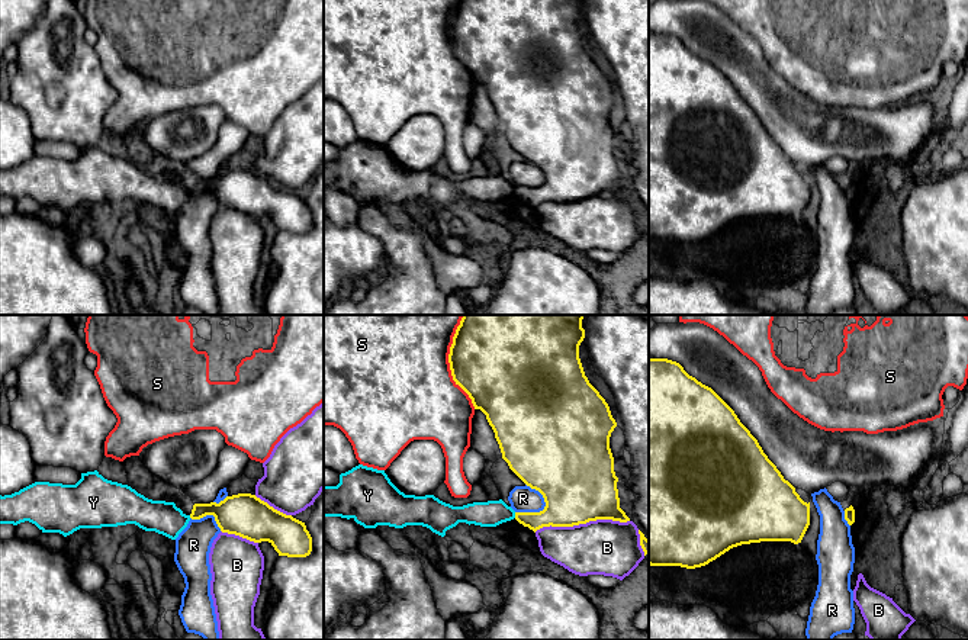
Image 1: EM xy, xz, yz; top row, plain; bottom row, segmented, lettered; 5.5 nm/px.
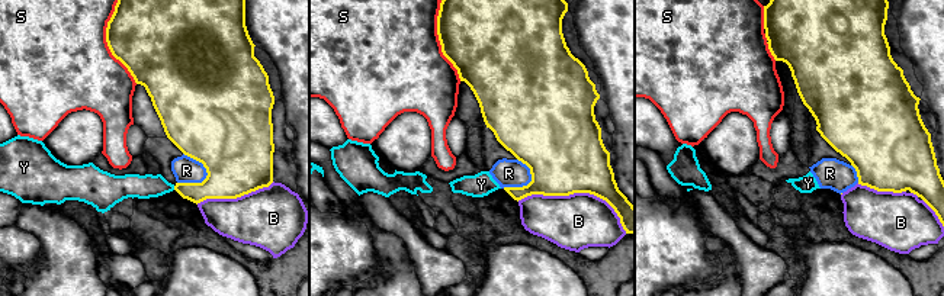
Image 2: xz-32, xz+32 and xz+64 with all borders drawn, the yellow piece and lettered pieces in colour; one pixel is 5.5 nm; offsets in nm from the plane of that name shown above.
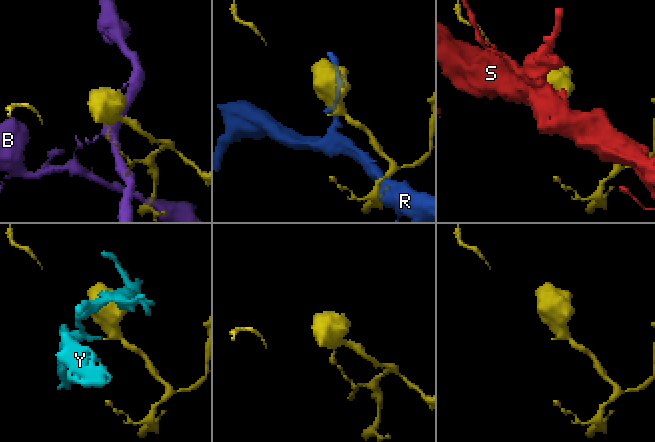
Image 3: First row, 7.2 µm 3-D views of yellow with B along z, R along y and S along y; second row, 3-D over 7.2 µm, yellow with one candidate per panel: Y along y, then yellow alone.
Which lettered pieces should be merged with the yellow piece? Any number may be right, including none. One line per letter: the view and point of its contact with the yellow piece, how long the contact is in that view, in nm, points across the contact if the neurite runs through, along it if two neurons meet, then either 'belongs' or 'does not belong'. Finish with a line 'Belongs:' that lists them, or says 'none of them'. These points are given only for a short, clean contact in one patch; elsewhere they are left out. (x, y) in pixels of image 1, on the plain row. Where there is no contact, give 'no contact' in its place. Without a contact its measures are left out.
B: xz (581, 198) | 550 nm | does not belong
R: xz (542, 169) | 190 nm | does not belong
S: xz (450, 42) | 480 nm | does not belong
Y: xz (515, 190) | 30 nm | along xz (514, 187), (515, 192) | does not belong
Belongs: none of them

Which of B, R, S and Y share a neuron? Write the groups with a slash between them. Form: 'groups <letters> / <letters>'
groups B / R / S / Y

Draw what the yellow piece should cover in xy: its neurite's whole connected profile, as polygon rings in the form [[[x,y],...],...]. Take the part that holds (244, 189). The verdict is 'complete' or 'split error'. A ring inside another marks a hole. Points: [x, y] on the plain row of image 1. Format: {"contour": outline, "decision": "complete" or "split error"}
{"contour": [[[251,168],[226,171],[219,179],[194,179],[190,193],[213,190],[222,208],[254,218],[268,216],[279,231],[306,232],[312,212],[305,197],[286,190]]], "decision": "complete"}

